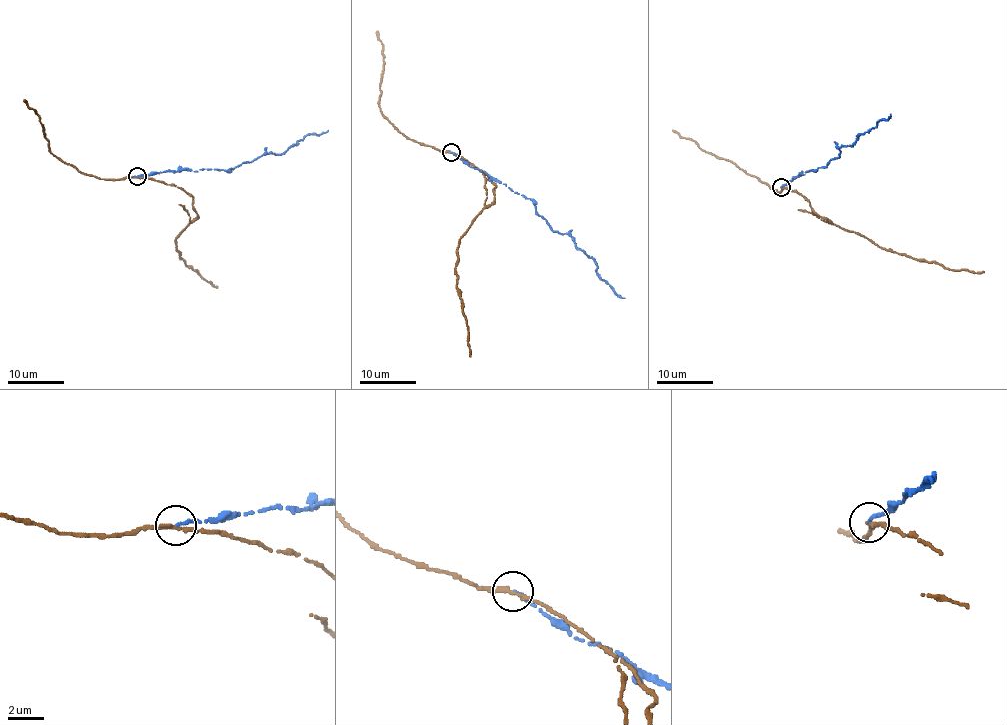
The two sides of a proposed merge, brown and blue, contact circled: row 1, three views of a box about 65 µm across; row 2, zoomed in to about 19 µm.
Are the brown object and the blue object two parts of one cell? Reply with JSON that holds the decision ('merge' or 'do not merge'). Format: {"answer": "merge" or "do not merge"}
{"answer": "do not merge"}

